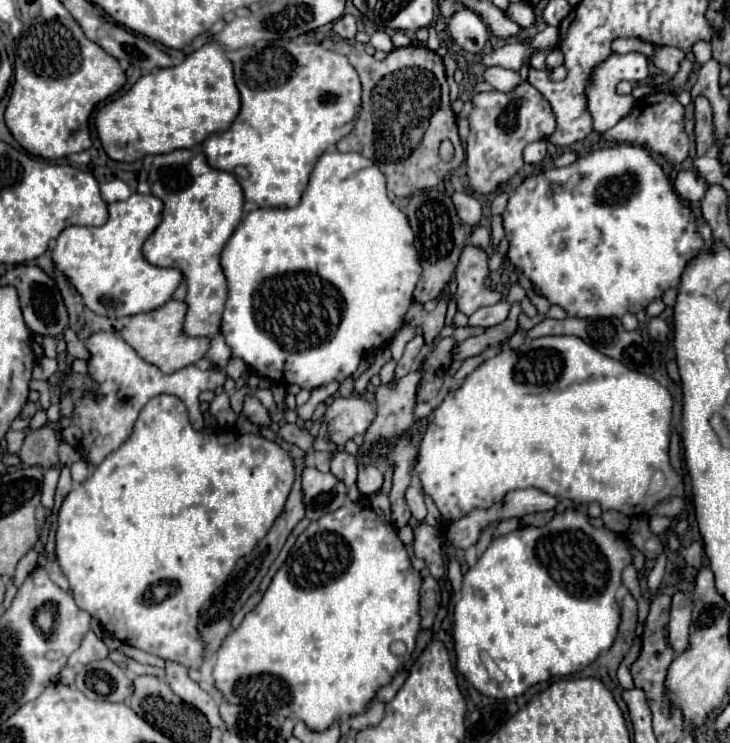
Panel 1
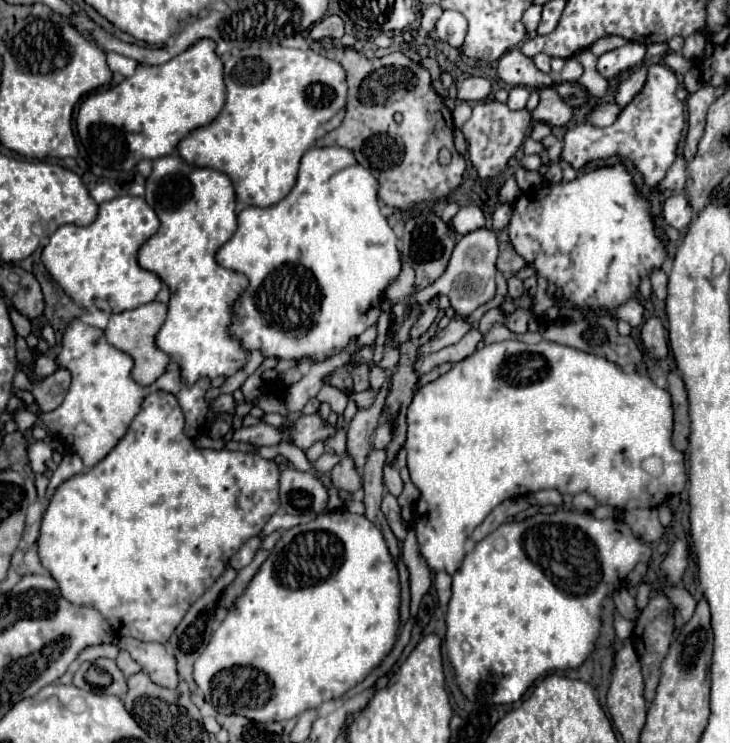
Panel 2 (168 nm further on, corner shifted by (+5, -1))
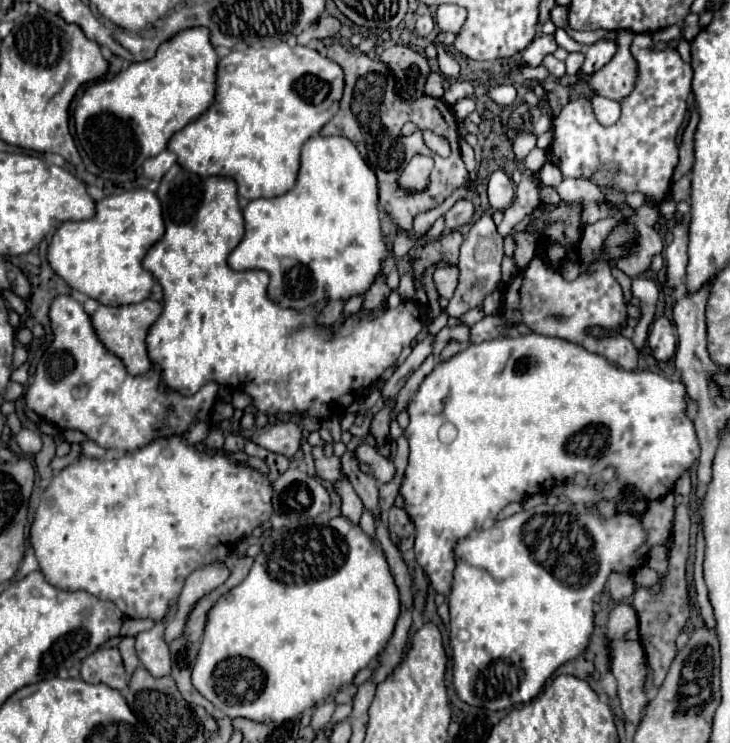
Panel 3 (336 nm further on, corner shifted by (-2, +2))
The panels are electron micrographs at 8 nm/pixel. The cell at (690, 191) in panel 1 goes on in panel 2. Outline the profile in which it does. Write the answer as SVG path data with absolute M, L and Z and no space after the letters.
M685 193L671 195L663 205L663 215L665 215L665 221L671 227L683 231L693 219L693 209L691 209L691 203L689 203L687 195Z

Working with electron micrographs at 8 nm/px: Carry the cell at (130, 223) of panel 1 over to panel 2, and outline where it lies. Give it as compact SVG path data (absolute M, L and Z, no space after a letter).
M123 195L101 203L97 219L87 227L61 225L43 249L41 261L63 291L81 307L123 313L151 303L161 289L161 279L155 273L141 269L137 263L139 247L155 235L157 229L159 219L145 199Z

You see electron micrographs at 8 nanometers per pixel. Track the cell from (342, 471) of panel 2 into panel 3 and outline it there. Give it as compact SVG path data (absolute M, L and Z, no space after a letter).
M314 446L314 448L312 448L312 456L314 456L316 474L318 474L322 480L334 482L334 480L342 478L342 472L340 472L340 458L336 458L336 456L326 458L324 452L322 452L322 446Z

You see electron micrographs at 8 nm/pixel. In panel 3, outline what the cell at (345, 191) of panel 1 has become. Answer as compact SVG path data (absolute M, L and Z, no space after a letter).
M312 136L304 142L302 152L300 152L300 170L298 170L298 180L294 190L288 190L282 196L276 198L258 198L252 200L246 208L244 208L244 240L234 248L234 252L228 258L228 264L232 270L266 270L270 274L270 286L268 286L268 296L280 304L282 308L292 308L292 310L302 310L308 308L312 304L316 304L318 300L322 300L326 294L330 296L330 300L348 300L354 294L366 292L370 288L370 284L374 282L382 260L388 256L386 244L384 244L384 236L380 232L380 218L378 218L378 184L374 178L374 172L366 166L364 158L360 156L358 148L342 136Z

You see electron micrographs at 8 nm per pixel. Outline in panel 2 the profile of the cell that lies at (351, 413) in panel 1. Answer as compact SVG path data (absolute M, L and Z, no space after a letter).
M313 413L313 415L303 415L299 421L295 421L291 429L291 439L293 439L293 445L307 451L313 443L317 441L325 443L335 433L337 433L337 425L331 425L323 421L319 413Z

